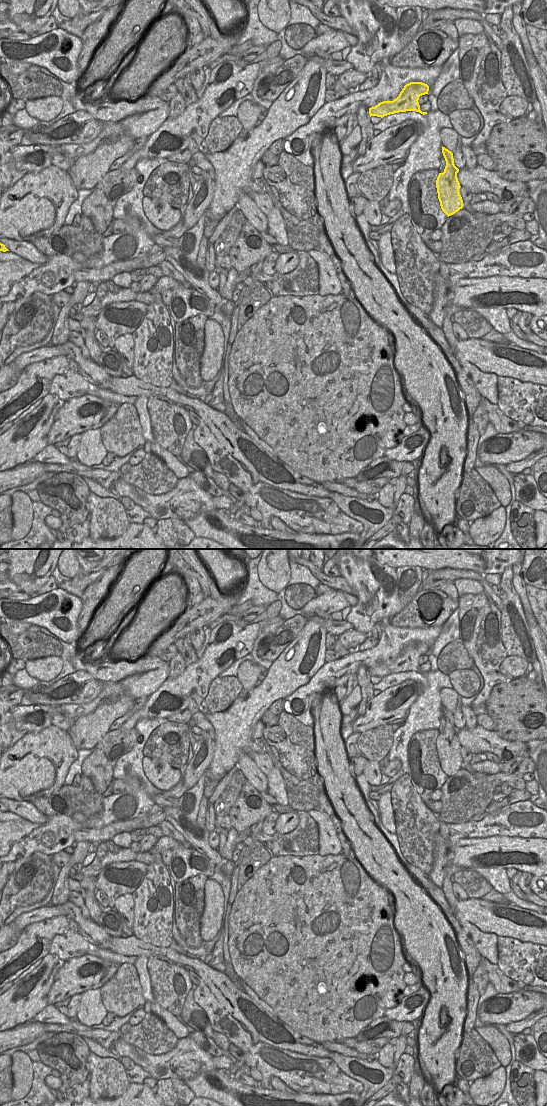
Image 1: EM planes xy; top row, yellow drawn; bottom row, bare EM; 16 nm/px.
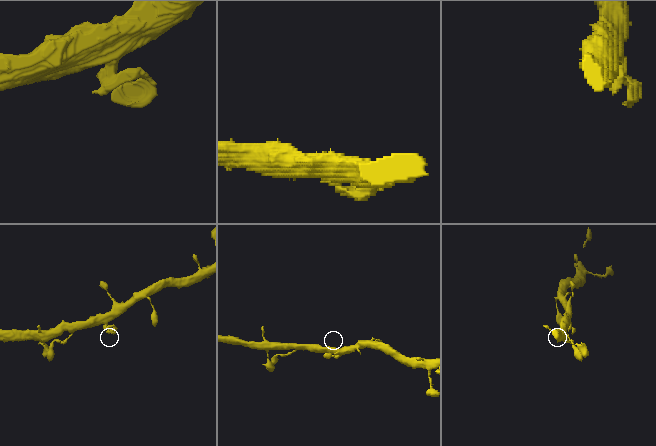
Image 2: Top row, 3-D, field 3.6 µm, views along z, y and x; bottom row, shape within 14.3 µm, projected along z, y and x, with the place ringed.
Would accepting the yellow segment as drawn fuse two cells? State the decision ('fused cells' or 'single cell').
single cell

